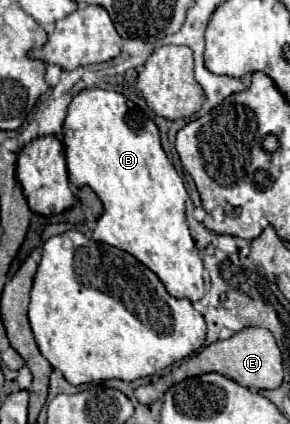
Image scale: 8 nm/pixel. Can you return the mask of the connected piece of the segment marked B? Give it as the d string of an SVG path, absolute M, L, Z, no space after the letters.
M89 88L89 90L81 90L71 100L67 118L65 118L65 128L73 132L71 138L63 138L71 184L79 188L81 186L93 188L93 192L99 196L105 208L93 230L93 240L115 246L135 256L141 264L145 264L151 272L159 276L159 280L163 282L163 286L167 288L171 296L187 298L191 302L201 300L203 290L205 290L203 279L204 283L206 283L206 278L210 279L211 283L211 276L205 268L203 256L197 248L195 236L191 234L191 226L189 226L189 216L196 220L193 216L195 207L191 198L187 199L181 176L177 174L177 170L173 168L173 164L169 162L169 158L165 156L161 148L159 130L155 122L141 108L129 102L123 94L113 92L113 90Z

